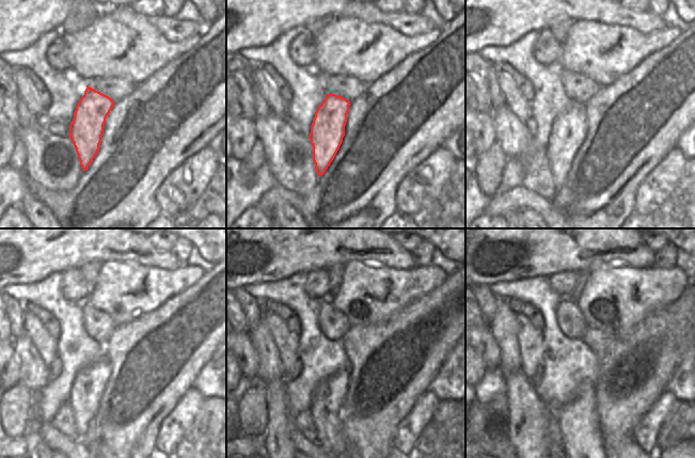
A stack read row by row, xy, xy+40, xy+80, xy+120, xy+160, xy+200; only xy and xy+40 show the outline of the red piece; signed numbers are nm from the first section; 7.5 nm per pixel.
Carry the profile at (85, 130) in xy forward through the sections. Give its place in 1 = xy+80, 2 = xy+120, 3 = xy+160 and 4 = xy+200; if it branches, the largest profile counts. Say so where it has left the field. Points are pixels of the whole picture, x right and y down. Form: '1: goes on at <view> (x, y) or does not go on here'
1: goes on at xy+80 (568, 132)
2: goes on at xy+120 (89, 384)
3: goes on at xy+160 (328, 398)
4: goes on at xy+200 (582, 441)

